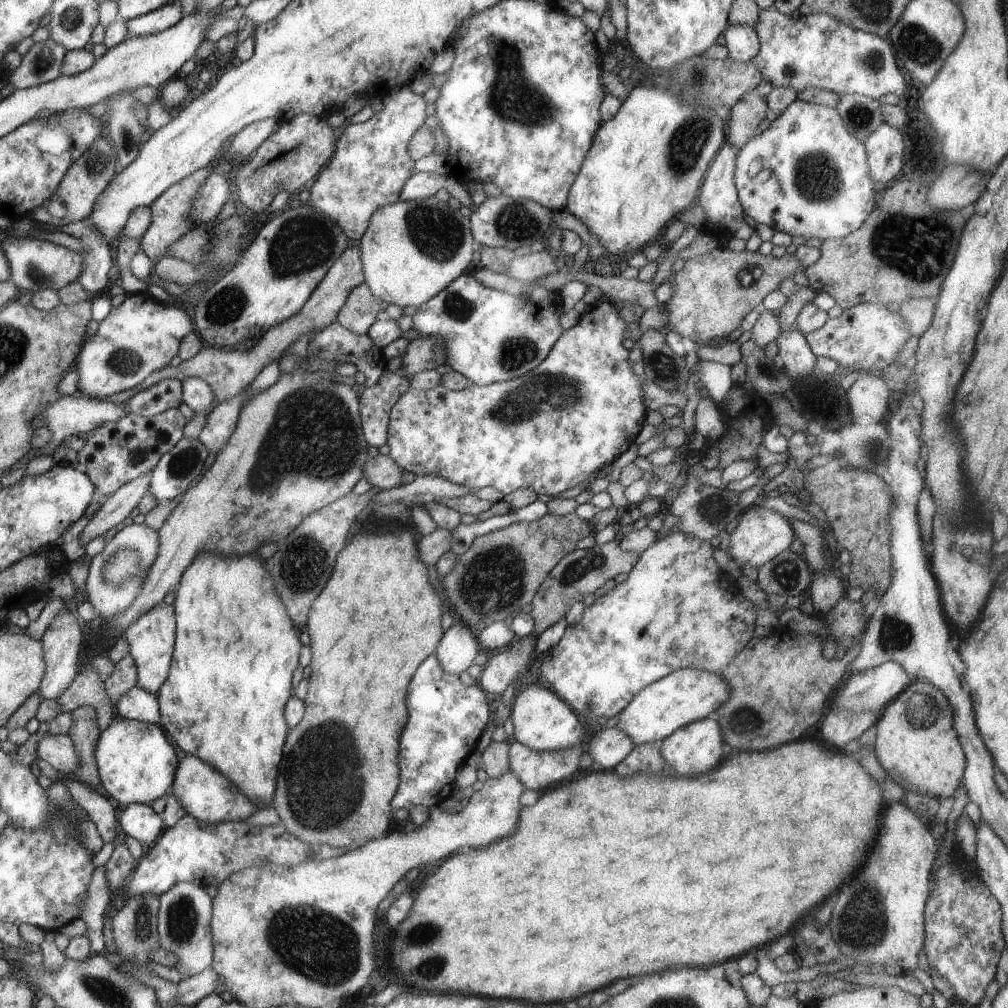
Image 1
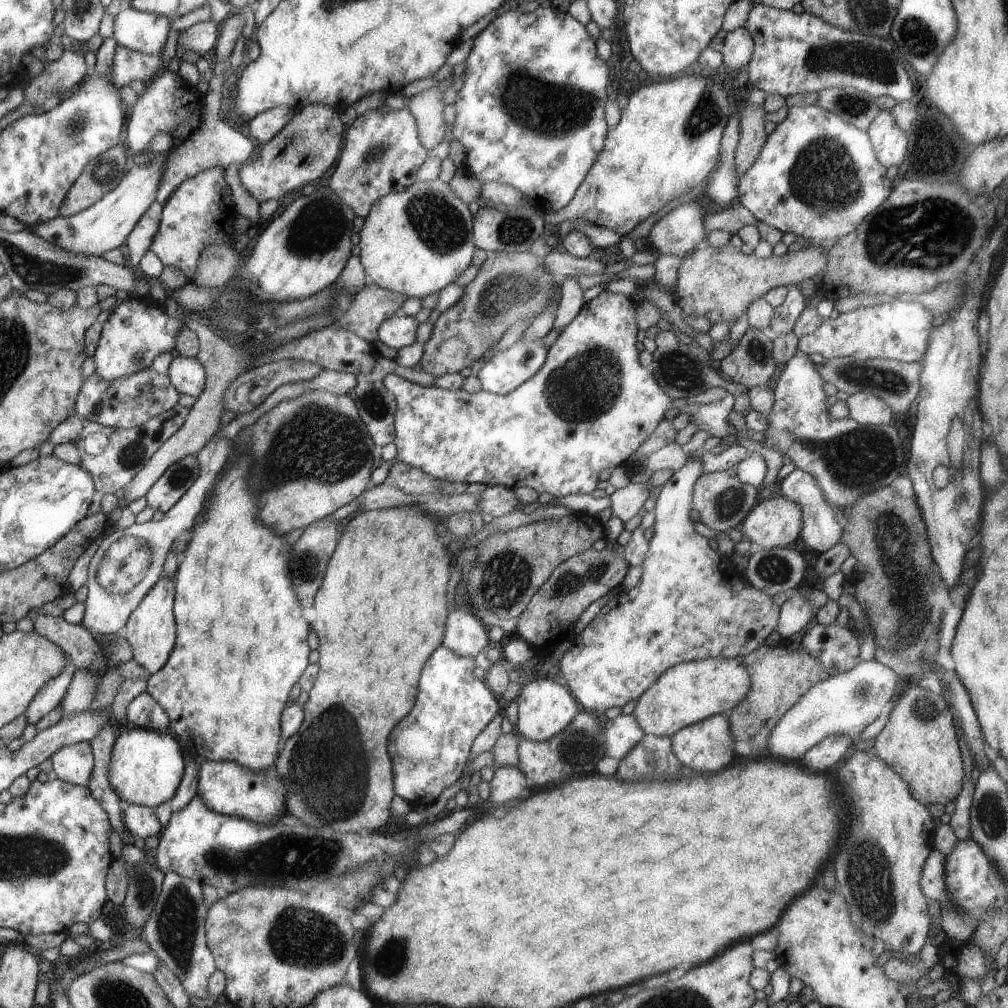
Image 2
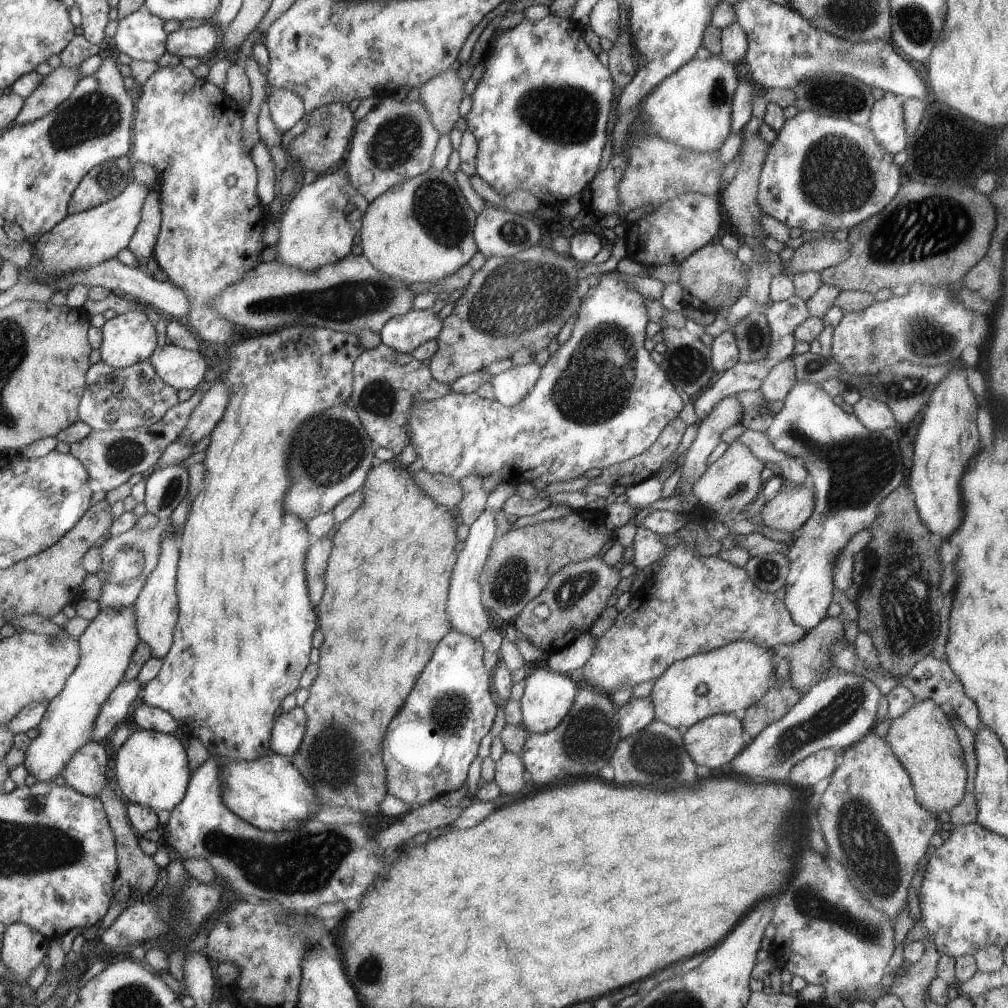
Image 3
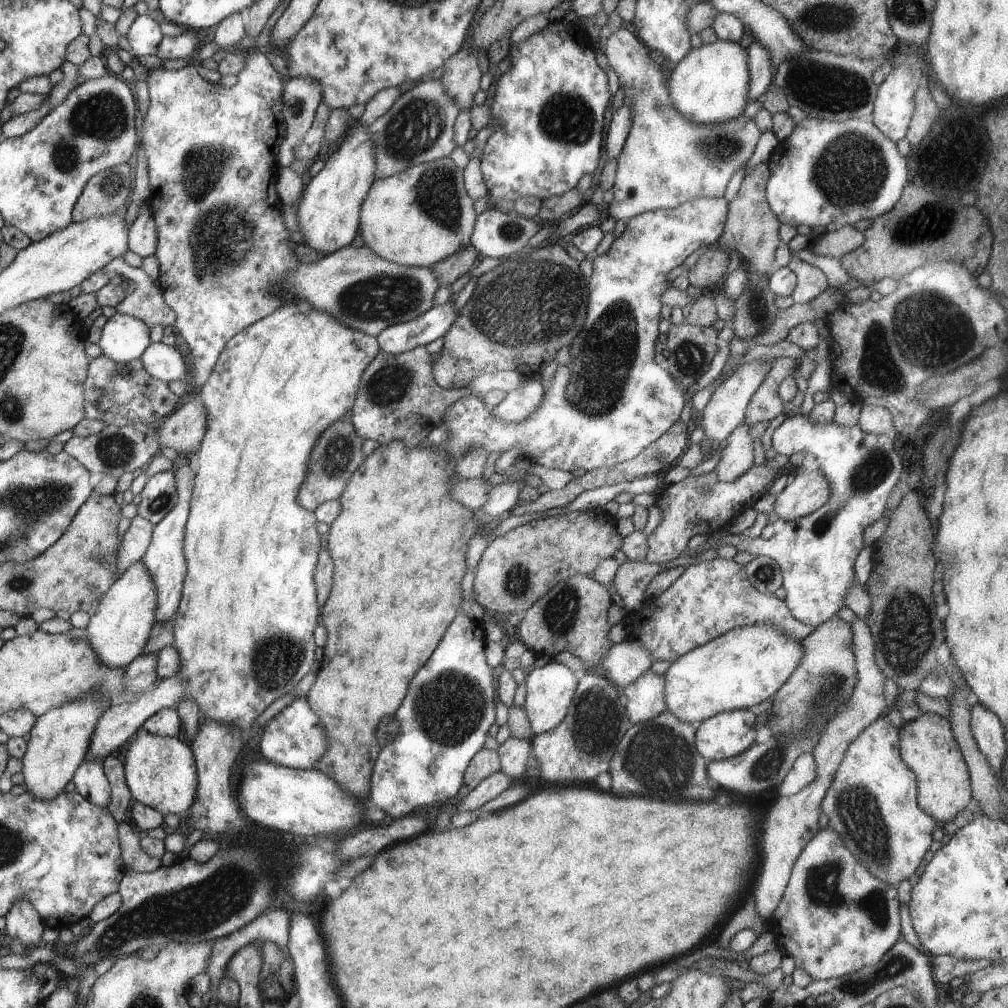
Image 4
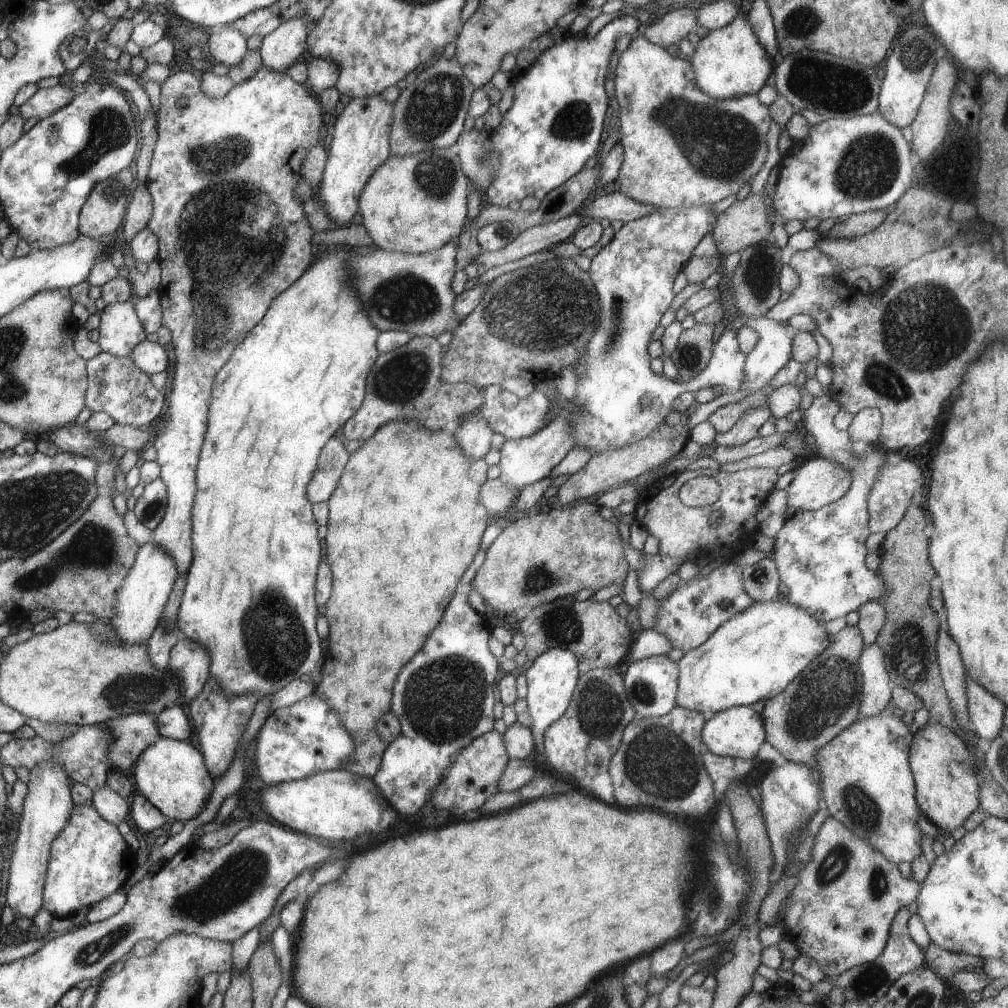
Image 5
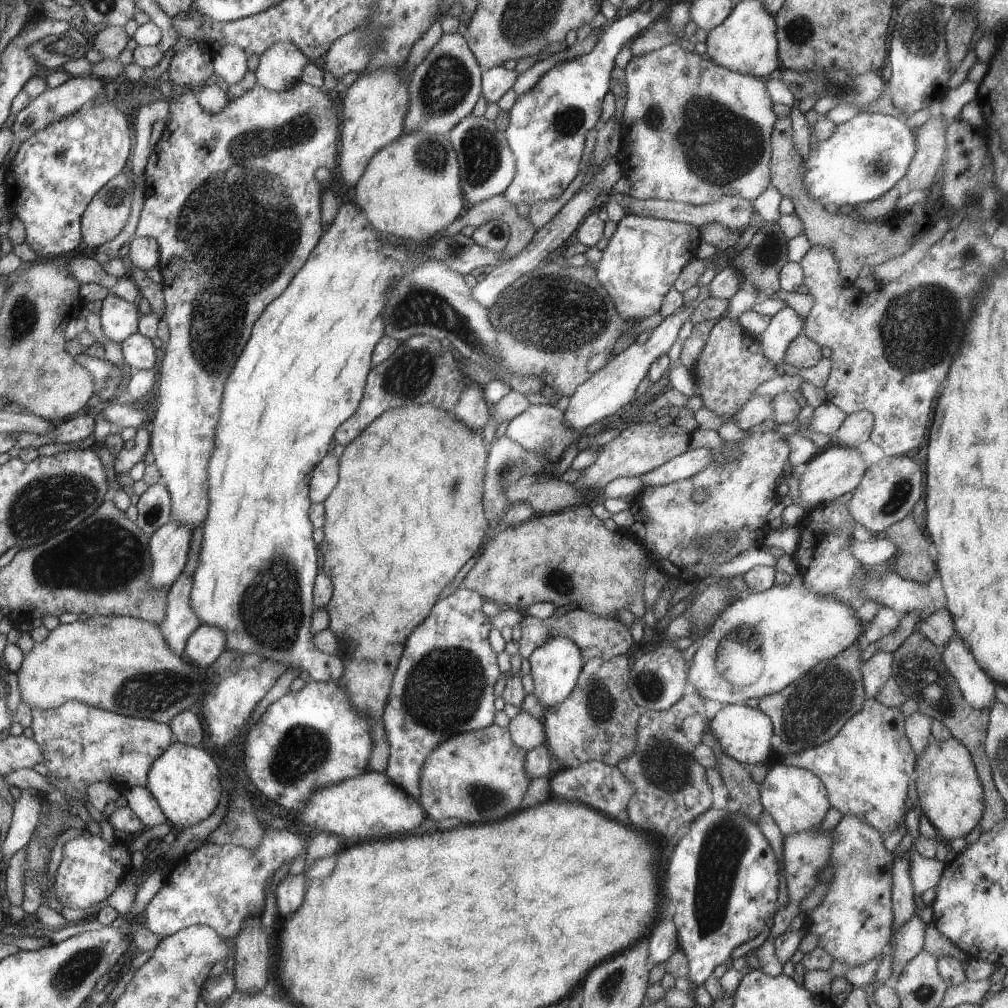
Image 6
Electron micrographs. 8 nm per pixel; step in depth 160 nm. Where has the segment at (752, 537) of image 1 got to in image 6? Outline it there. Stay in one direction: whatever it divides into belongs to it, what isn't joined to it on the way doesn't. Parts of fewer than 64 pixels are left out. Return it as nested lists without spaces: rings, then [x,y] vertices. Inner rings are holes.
[[[832,443],[822,449],[816,457],[809,460],[797,474],[801,480],[801,500],[805,504],[823,506],[834,501],[846,492],[853,490],[860,484],[868,465],[862,456],[860,448]]]

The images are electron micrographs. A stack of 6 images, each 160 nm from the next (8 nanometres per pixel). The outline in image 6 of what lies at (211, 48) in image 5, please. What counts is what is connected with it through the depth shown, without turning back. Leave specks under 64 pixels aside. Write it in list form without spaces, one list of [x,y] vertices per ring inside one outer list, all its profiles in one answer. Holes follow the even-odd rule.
[[[228,43],[222,46],[214,57],[216,78],[222,78],[229,86],[240,82],[249,71],[247,57],[247,54],[236,44]]]

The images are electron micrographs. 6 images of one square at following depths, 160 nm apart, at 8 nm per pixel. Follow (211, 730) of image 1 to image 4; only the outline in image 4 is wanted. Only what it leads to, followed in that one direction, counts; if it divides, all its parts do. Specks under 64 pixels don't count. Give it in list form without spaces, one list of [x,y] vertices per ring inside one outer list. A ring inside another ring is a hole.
[[[298,299],[297,301],[286,301],[282,303],[282,306],[279,306],[276,310],[274,310],[272,315],[265,316],[266,320],[260,319],[257,323],[251,324],[248,328],[245,328],[244,331],[239,332],[236,336],[233,336],[232,339],[228,341],[228,346],[226,346],[225,350],[221,352],[220,358],[217,360],[216,366],[213,368],[213,374],[210,375],[208,382],[205,384],[204,388],[200,392],[200,399],[205,406],[205,413],[206,413],[206,430],[204,438],[202,438],[200,446],[196,451],[196,482],[193,484],[193,498],[192,498],[192,506],[189,508],[189,518],[188,518],[188,526],[185,528],[185,544],[184,544],[184,551],[185,551],[185,559],[188,561],[188,574],[185,578],[184,584],[184,594],[181,596],[181,604],[180,608],[178,608],[178,612],[173,616],[173,633],[175,641],[173,642],[173,647],[178,650],[180,658],[181,658],[181,670],[179,674],[174,677],[173,679],[163,679],[159,680],[157,685],[151,690],[140,694],[140,696],[133,701],[126,701],[126,702],[119,702],[117,704],[112,704],[104,715],[101,716],[100,722],[98,722],[96,726],[96,732],[94,732],[94,736],[92,738],[92,742],[89,744],[88,754],[85,756],[86,761],[92,761],[93,759],[97,759],[98,761],[104,760],[107,756],[112,754],[119,753],[123,751],[124,747],[130,742],[136,732],[144,726],[146,720],[148,720],[151,716],[154,716],[154,713],[161,711],[162,709],[169,709],[169,708],[176,708],[177,704],[181,702],[182,699],[192,699],[196,701],[198,704],[201,713],[204,713],[207,717],[211,719],[217,720],[218,722],[232,725],[240,730],[250,730],[250,726],[254,724],[254,720],[272,704],[276,700],[276,698],[280,698],[280,696],[284,696],[291,692],[294,689],[294,686],[302,680],[302,676],[306,676],[308,672],[310,672],[310,668],[312,668],[312,664],[314,664],[314,650],[316,650],[316,644],[314,644],[314,628],[318,626],[318,616],[320,616],[320,608],[318,608],[318,602],[316,602],[316,560],[320,558],[322,546],[320,546],[320,534],[316,532],[316,518],[314,518],[314,511],[310,509],[304,508],[301,504],[296,502],[296,494],[298,494],[298,490],[300,490],[300,486],[302,486],[302,482],[304,482],[304,478],[306,478],[306,472],[308,472],[308,456],[310,456],[310,452],[312,452],[312,448],[314,448],[314,444],[316,444],[316,440],[320,438],[320,434],[330,426],[330,424],[334,424],[337,420],[340,420],[344,415],[350,414],[352,412],[352,408],[354,403],[357,400],[358,391],[361,388],[361,376],[364,374],[366,367],[369,366],[370,363],[373,362],[374,359],[377,358],[378,353],[381,351],[380,341],[377,337],[372,337],[365,332],[350,328],[346,326],[342,321],[336,320],[334,316],[328,314],[327,312],[318,310],[314,308],[312,304],[308,301],[303,301],[302,299]]]

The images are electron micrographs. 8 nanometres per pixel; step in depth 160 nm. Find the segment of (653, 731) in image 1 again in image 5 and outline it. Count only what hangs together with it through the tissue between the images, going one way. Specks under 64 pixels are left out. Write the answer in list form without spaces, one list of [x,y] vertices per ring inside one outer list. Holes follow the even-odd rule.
[[[784,598],[766,602],[756,602],[752,608],[724,622],[704,644],[684,654],[678,664],[678,691],[676,704],[686,710],[702,712],[706,720],[712,716],[738,706],[751,706],[761,700],[782,693],[800,672],[813,663],[828,648],[828,632],[825,624],[814,620],[804,608],[790,604]]]

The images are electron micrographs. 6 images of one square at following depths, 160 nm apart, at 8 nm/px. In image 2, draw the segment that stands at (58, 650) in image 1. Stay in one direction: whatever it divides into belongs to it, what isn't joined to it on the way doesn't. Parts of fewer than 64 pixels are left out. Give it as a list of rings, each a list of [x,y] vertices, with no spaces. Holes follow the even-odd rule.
[[[66,656],[65,671],[56,678],[51,679],[30,704],[28,711],[25,713],[28,724],[35,726],[50,710],[54,710],[56,706],[61,704],[73,684],[74,675],[76,674],[77,666]]]

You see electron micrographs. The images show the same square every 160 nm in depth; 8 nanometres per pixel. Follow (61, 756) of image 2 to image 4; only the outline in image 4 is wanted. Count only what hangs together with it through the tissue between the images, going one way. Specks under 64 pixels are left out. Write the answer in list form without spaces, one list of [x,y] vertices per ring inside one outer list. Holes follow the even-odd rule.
[[[93,759],[82,763],[73,776],[73,781],[76,792],[86,797],[91,803],[102,808],[106,808],[110,804],[112,788],[105,775],[102,761]]]

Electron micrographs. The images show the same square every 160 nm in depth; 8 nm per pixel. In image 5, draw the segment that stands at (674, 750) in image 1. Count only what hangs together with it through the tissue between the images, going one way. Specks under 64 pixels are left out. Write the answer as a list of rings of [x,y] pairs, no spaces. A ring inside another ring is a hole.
[[[738,706],[718,712],[704,724],[701,738],[707,751],[712,754],[752,762],[757,761],[758,749],[764,742],[767,742],[762,716],[758,712],[754,712],[751,706]]]

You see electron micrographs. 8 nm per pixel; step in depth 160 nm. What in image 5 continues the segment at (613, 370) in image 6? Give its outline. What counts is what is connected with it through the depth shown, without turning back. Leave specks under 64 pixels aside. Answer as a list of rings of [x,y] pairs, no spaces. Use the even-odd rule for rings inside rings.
[[[561,413],[533,436],[506,440],[501,449],[499,464],[501,471],[498,478],[503,479],[510,488],[519,491],[526,485],[547,478],[550,472],[564,460],[568,452],[575,448],[572,436],[574,434],[570,432],[570,424],[568,424],[566,416]]]

